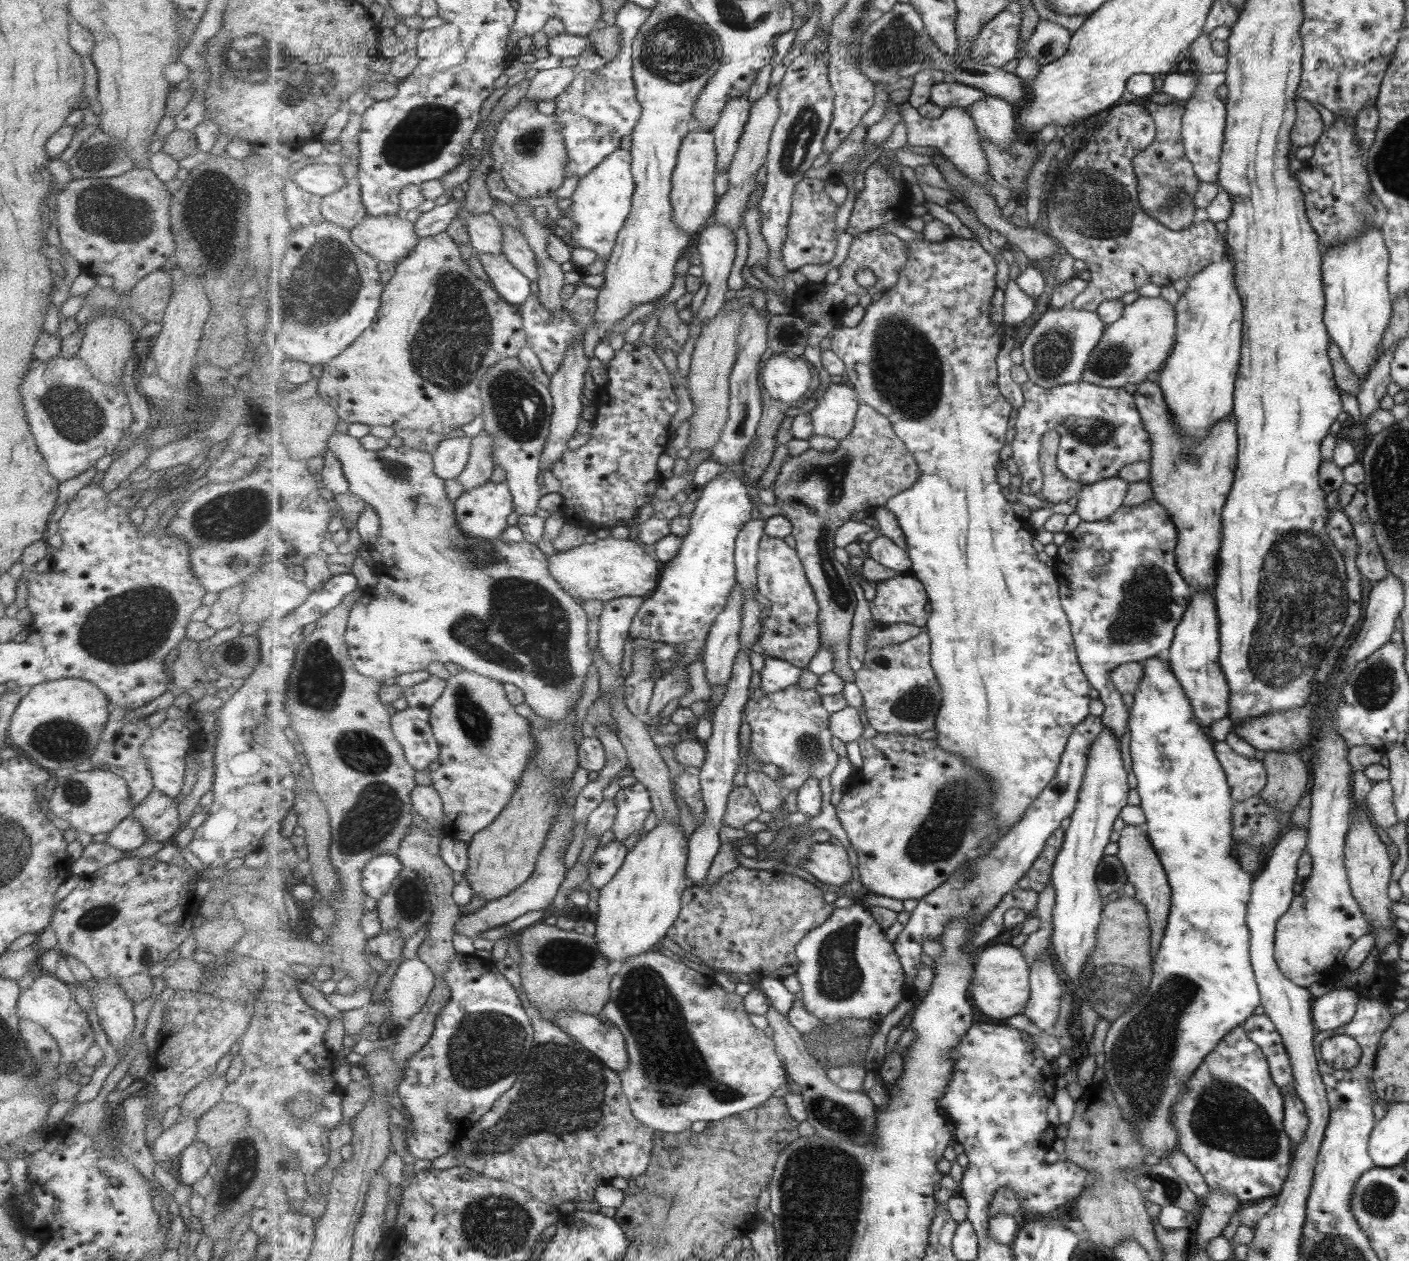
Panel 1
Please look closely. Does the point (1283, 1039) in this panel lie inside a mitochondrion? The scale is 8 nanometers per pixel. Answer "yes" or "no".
no

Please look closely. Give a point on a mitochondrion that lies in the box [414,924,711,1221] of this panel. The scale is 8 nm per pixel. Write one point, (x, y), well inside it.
(562, 1074)

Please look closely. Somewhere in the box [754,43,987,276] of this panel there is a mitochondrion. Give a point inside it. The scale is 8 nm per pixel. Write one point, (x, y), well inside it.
(798, 142)

